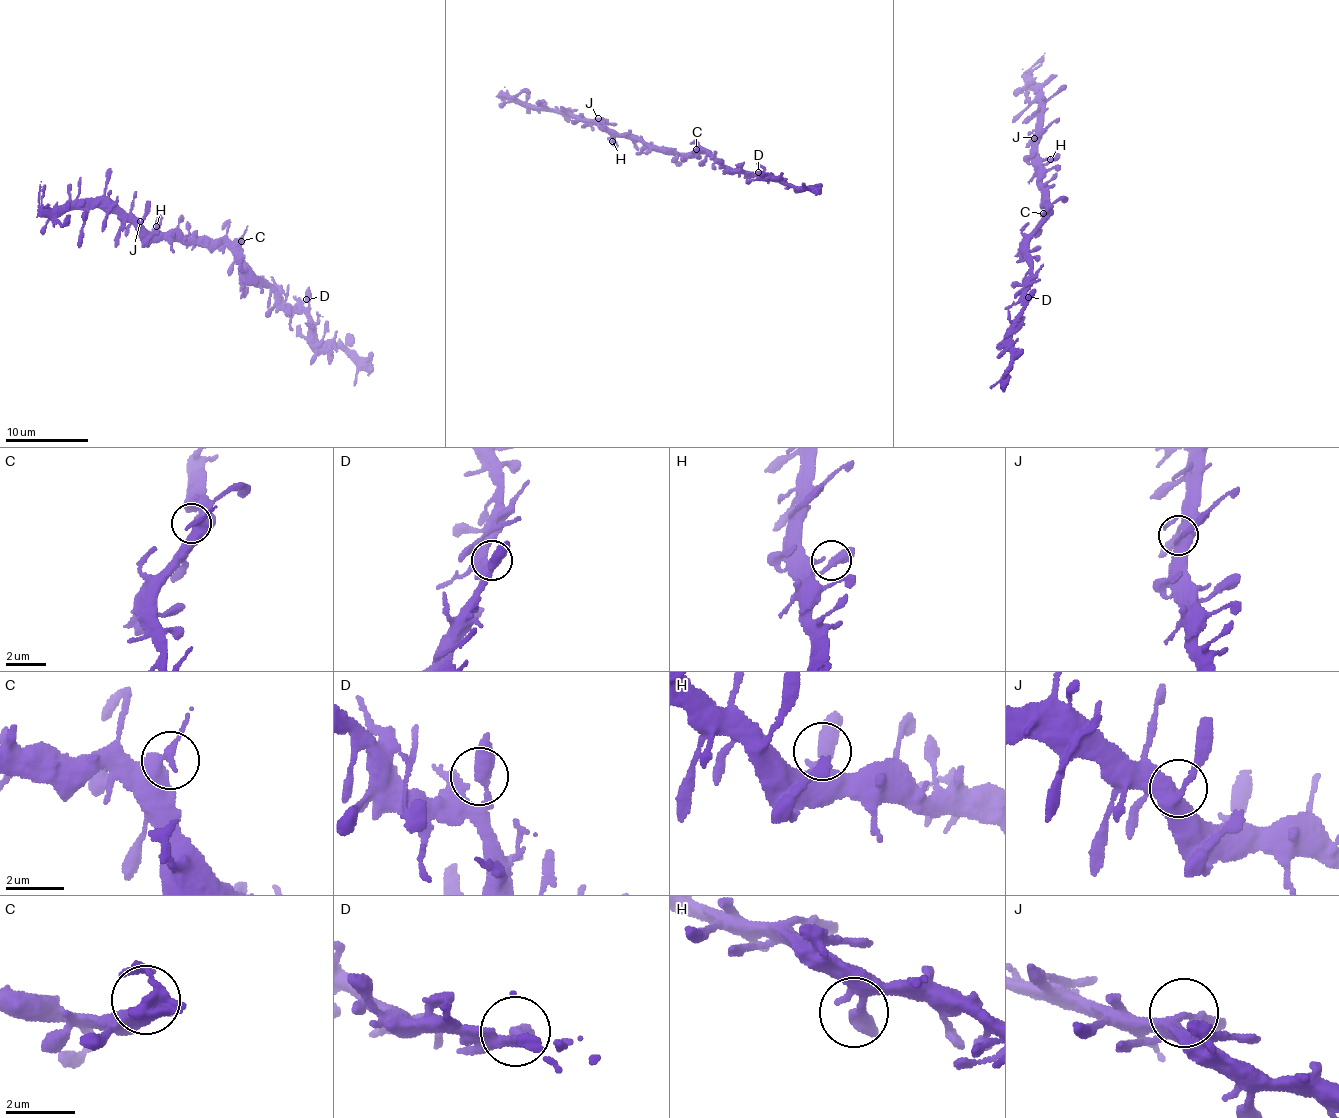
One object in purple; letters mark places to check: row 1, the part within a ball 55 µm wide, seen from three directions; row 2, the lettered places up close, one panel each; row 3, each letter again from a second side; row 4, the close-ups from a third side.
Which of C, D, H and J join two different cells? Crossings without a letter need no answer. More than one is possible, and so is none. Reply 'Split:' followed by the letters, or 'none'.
Split: none

